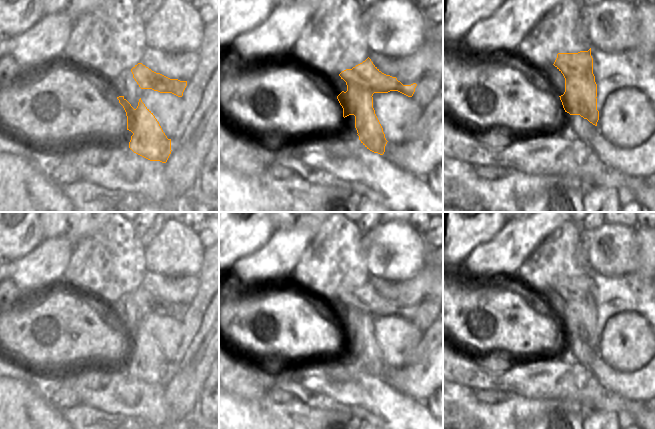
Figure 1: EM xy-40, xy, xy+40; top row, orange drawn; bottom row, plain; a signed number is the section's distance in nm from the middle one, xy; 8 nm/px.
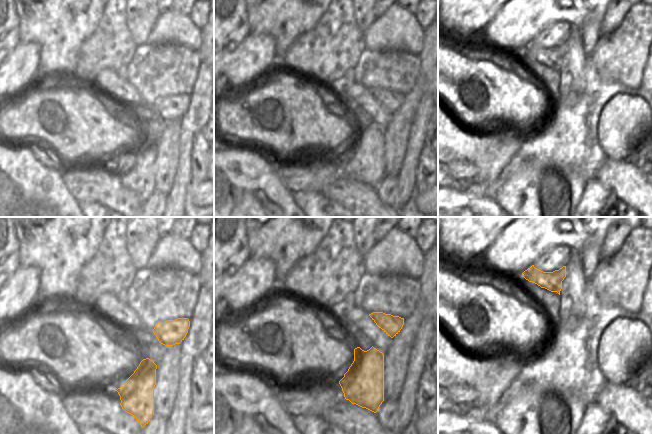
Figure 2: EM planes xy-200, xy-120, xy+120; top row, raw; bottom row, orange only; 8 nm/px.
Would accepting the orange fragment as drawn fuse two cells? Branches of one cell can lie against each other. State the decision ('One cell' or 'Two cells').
Two cells.

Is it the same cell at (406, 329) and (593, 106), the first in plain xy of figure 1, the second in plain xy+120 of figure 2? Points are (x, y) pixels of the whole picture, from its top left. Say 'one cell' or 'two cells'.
two cells

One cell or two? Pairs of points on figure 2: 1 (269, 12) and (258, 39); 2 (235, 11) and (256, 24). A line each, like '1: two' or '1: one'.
1: two
2: two

